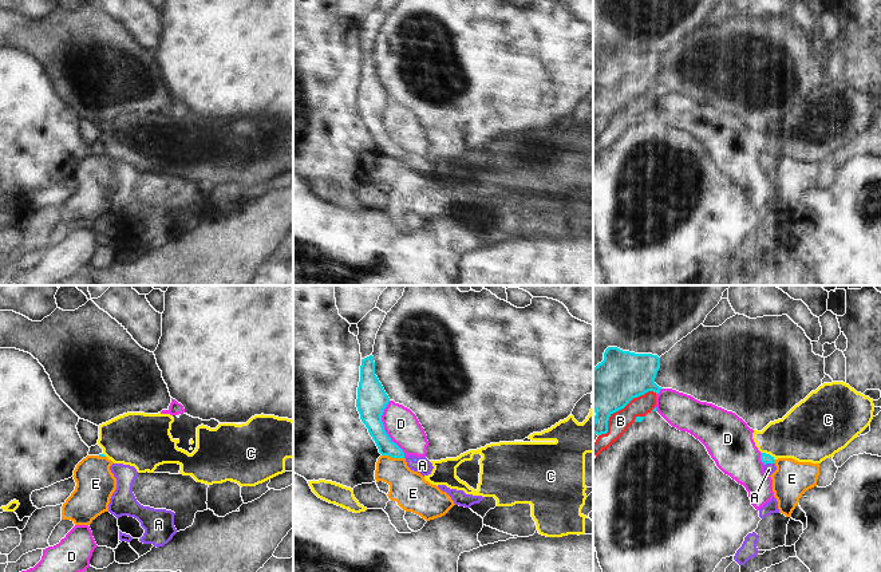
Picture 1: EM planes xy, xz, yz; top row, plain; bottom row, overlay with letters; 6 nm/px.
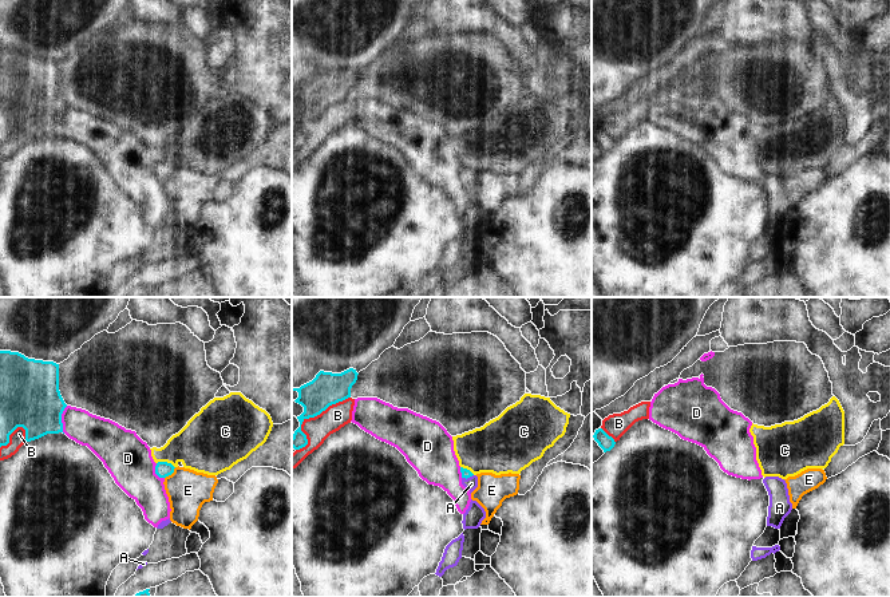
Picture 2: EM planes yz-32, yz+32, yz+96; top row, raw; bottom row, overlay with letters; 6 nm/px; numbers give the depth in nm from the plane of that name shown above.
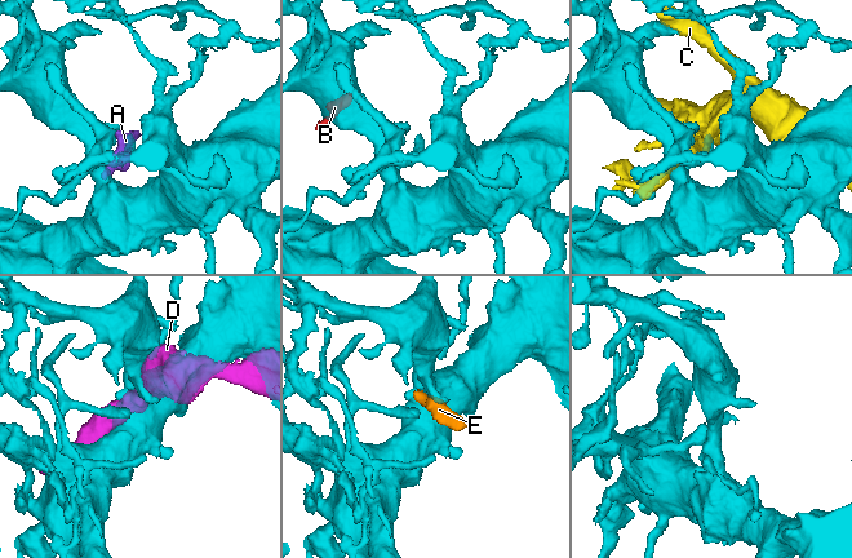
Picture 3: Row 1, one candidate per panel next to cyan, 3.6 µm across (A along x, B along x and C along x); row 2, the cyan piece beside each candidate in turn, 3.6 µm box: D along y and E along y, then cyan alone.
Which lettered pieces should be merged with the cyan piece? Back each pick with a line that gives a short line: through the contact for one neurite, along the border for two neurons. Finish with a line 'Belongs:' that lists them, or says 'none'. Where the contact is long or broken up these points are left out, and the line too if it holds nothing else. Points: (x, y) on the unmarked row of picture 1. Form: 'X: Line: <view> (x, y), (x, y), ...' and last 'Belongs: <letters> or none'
A: Line: yz (766, 158), (769, 162), (769, 169)
Belongs: A

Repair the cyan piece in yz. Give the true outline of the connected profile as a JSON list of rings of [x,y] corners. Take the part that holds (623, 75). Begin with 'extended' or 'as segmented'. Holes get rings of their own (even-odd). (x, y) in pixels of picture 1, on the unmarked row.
as segmented; [[[608,47],[604,60],[593,68],[593,133],[608,133],[609,117],[624,109],[633,98],[661,87],[655,83],[660,58]]]

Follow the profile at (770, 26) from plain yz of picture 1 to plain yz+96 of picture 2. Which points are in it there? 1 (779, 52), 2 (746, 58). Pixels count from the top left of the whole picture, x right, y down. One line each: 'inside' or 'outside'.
1: inside
2: inside

